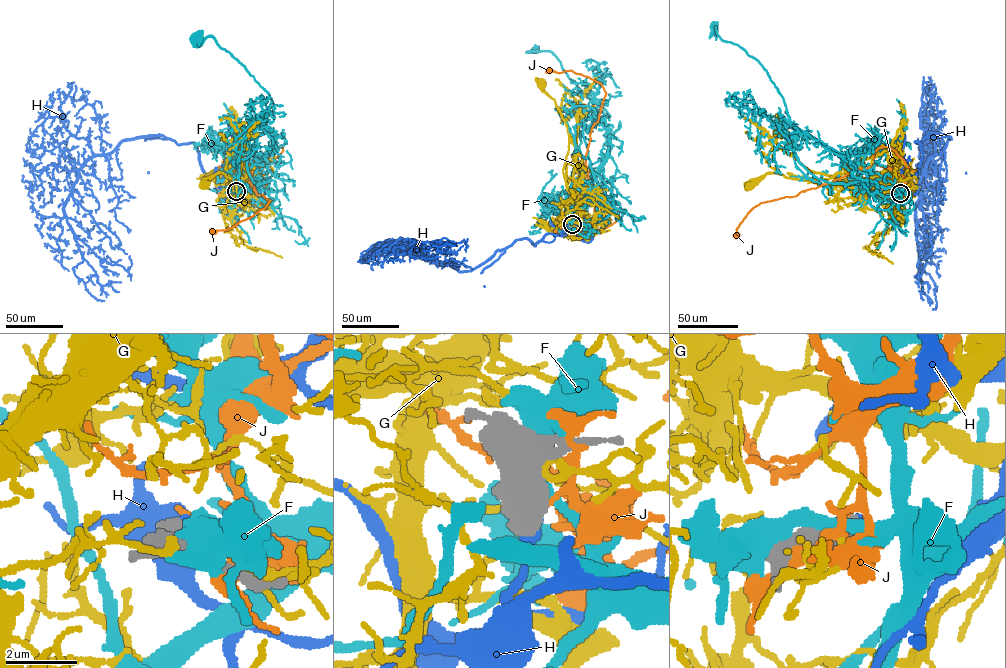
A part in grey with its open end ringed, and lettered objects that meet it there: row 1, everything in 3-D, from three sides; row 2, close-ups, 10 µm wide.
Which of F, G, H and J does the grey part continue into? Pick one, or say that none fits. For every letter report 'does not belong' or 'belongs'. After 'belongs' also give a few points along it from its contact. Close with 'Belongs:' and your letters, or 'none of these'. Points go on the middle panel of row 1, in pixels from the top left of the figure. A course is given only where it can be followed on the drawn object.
F: does not belong
G: does not belong
H: belongs | via (572, 224), (535, 245), (516, 239), (465, 271), (400, 239), (419, 243), (409, 252), (416, 258), (440, 257)
J: does not belong
Belongs: H

